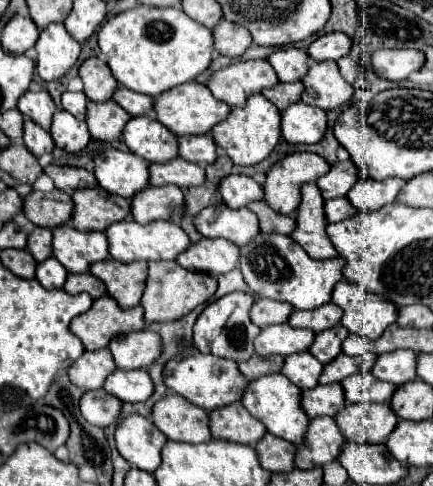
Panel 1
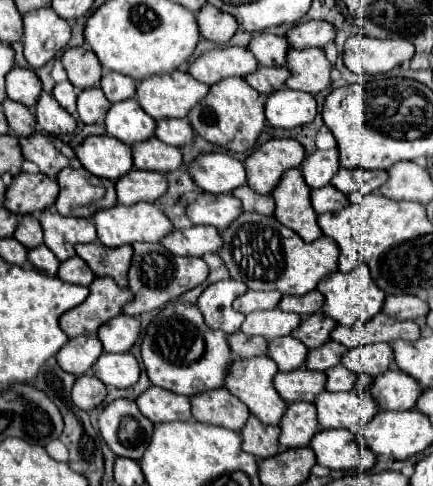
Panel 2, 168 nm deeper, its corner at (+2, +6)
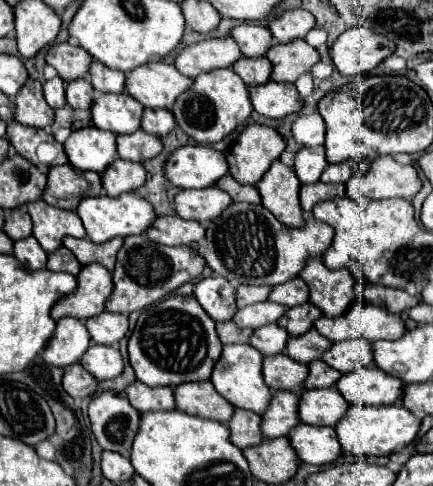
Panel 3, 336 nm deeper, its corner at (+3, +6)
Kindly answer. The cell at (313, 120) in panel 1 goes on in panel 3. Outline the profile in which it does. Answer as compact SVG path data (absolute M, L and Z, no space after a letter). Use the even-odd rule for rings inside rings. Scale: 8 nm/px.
M272 80L250 88L250 100L254 110L268 118L284 118L298 112L304 104L294 84L280 84Z

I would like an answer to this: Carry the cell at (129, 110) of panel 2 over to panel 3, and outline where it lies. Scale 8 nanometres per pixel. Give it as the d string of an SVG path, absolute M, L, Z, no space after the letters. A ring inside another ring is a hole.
M126 92L118 94L98 94L92 102L92 122L102 130L110 130L114 134L134 132L140 128L142 106L138 100L132 100Z

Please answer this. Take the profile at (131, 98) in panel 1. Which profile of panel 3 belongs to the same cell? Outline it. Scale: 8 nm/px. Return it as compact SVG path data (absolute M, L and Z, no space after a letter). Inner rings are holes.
M92 60L88 78L96 92L124 92L124 72L104 68L98 60Z

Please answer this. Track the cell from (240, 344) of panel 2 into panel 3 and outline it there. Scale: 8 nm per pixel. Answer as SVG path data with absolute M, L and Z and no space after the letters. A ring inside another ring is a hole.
M232 320L228 322L218 322L216 324L216 332L222 340L222 344L234 344L234 342L248 342L252 330L248 328L236 328L236 324Z

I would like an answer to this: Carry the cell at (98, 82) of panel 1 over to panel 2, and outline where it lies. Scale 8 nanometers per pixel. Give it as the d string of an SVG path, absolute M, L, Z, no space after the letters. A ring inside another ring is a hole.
M81 46L81 48L69 48L61 56L61 62L69 74L69 82L77 90L95 88L101 80L101 62L97 60L95 52Z

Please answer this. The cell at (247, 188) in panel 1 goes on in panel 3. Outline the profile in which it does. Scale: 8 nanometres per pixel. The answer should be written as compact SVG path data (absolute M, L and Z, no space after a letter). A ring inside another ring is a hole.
M186 144L168 156L164 174L178 188L208 188L228 174L228 164L218 150L202 144Z

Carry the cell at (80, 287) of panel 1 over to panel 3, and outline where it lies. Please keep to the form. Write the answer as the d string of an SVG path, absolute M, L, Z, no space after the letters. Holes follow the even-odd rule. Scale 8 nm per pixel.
M60 246L56 252L48 254L46 268L52 270L52 272L68 272L68 274L72 274L72 276L78 276L82 264L76 260L76 256L74 256L68 248Z

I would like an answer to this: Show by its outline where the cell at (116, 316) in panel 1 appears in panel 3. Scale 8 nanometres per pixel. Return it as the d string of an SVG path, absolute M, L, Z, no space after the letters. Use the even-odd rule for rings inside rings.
M86 264L82 266L80 274L76 276L78 286L74 292L62 296L50 310L54 320L64 316L74 316L78 320L88 320L104 312L104 302L112 294L112 276L100 264Z

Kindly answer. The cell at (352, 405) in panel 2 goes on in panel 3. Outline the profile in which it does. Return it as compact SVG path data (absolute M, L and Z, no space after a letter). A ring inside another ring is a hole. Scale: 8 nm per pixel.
M336 388L304 390L298 400L298 416L312 426L334 426L348 410L348 402Z

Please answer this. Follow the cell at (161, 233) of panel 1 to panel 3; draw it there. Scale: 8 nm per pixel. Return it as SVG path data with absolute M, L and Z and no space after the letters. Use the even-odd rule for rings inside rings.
M124 192L116 198L102 194L102 196L96 196L96 198L80 200L76 214L80 216L80 220L84 224L86 236L92 242L98 242L98 244L104 242L104 240L116 238L116 236L124 238L124 236L130 236L130 234L144 234L146 232L144 228L148 228L148 224L152 224L154 218L156 218L152 204L146 202L142 196L138 196L136 192Z

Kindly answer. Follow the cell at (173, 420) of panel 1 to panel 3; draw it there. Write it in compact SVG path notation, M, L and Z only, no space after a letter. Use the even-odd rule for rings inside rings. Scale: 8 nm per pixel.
M134 380L126 386L126 398L138 412L148 410L174 410L174 394L172 388L148 388L146 384L140 384Z

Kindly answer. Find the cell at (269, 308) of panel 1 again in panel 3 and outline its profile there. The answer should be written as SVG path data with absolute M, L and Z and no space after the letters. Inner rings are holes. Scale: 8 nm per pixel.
M238 286L236 288L236 304L238 308L246 306L246 304L256 304L256 302L264 302L268 300L268 286Z

